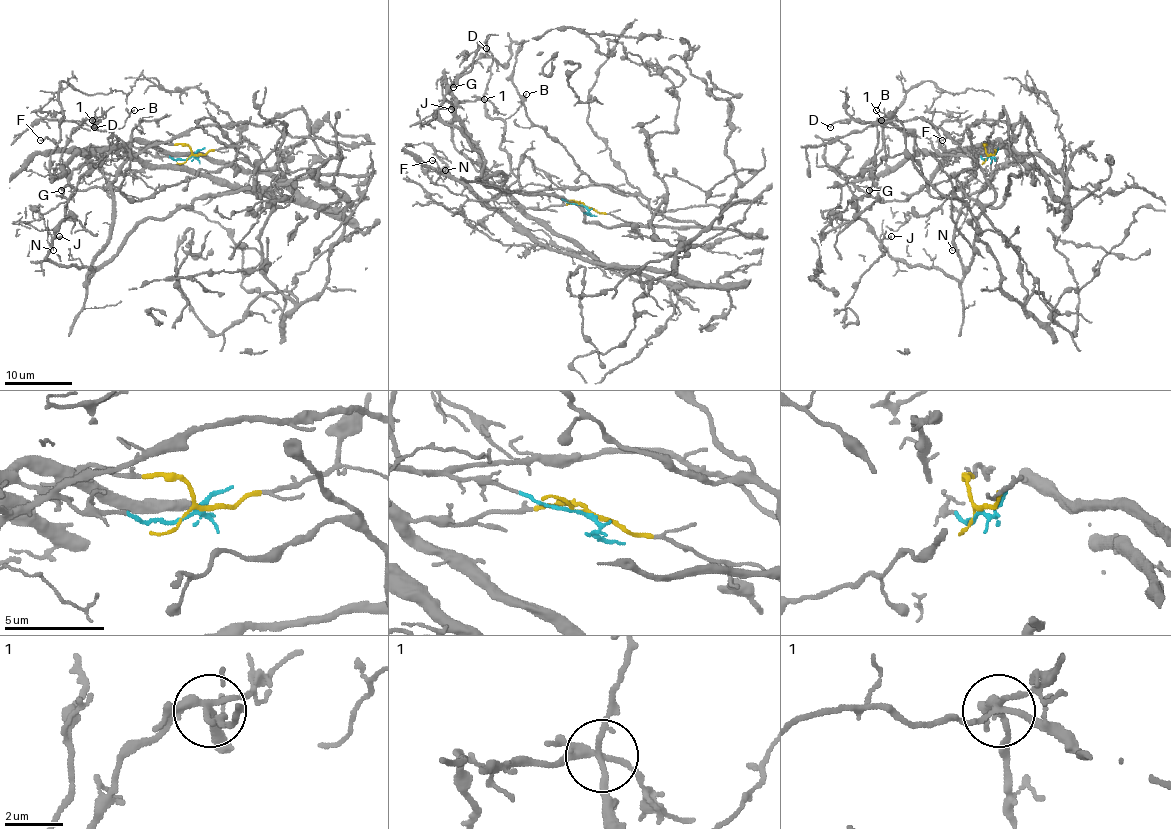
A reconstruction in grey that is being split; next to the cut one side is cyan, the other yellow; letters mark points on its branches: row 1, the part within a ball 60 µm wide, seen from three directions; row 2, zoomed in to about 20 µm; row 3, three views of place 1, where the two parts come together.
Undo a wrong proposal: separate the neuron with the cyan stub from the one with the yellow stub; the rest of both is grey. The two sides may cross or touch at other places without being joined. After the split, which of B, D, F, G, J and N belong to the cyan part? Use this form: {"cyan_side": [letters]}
{"cyan_side": ["B", "D", "G", "J", "N"]}

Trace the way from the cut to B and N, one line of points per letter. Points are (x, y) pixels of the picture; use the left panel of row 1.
B: (191, 157), (175, 159), (138, 152), (121, 155), (109, 138), (134, 110)
N: (191, 157), (138, 152), (119, 172), (112, 194), (101, 187), (77, 191), (43, 216), (47, 239), (53, 250)

